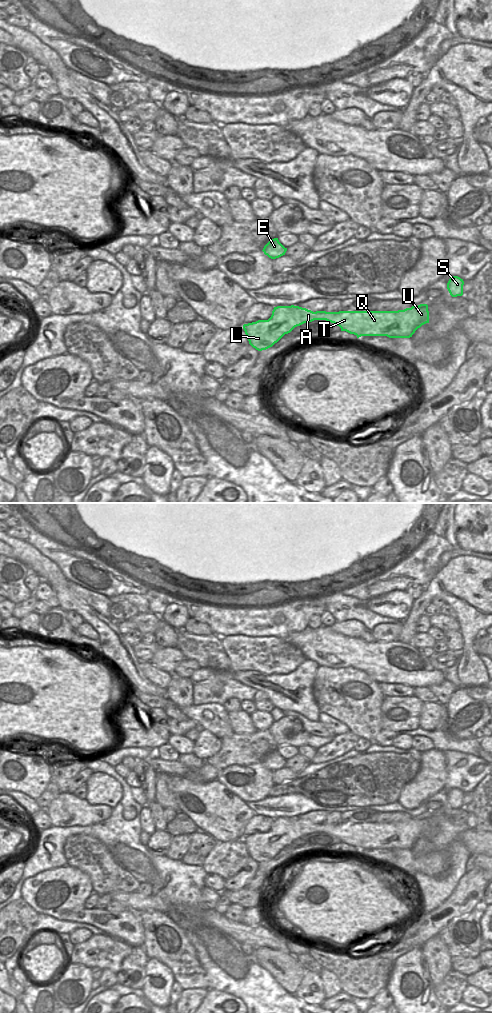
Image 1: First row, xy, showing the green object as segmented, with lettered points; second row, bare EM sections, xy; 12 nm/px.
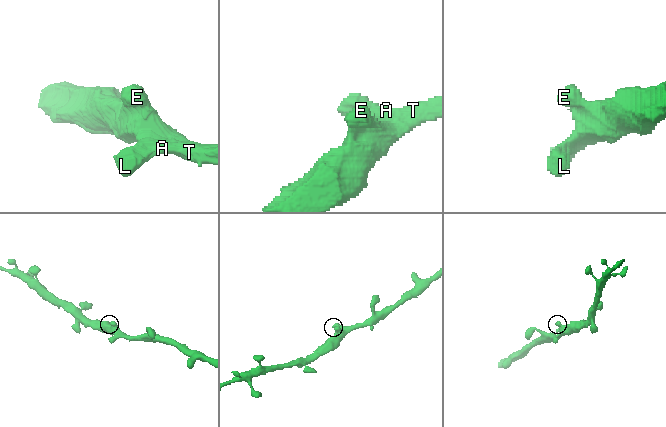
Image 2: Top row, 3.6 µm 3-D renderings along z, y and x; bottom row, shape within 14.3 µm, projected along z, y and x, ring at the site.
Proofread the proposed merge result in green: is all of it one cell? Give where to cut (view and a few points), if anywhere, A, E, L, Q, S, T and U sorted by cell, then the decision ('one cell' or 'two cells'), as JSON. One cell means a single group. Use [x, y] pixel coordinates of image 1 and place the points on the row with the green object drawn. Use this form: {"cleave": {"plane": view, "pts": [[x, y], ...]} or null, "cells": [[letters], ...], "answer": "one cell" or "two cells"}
{"cleave": null, "cells": [["A", "E", "L", "Q", "S", "T", "U"]], "answer": "one cell"}

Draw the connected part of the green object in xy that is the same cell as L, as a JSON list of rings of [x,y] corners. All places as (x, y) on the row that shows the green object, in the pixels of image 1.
[[[427,304],[398,311],[313,312],[299,306],[274,307],[268,320],[243,325],[249,344],[258,351],[277,343],[295,327],[314,320],[326,320],[346,331],[361,336],[410,338],[422,325],[429,323]]]

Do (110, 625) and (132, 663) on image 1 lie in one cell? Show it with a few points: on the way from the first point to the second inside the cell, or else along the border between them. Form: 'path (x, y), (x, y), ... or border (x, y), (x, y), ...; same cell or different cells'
path (110, 634), (113, 644), (123, 654); same cell

